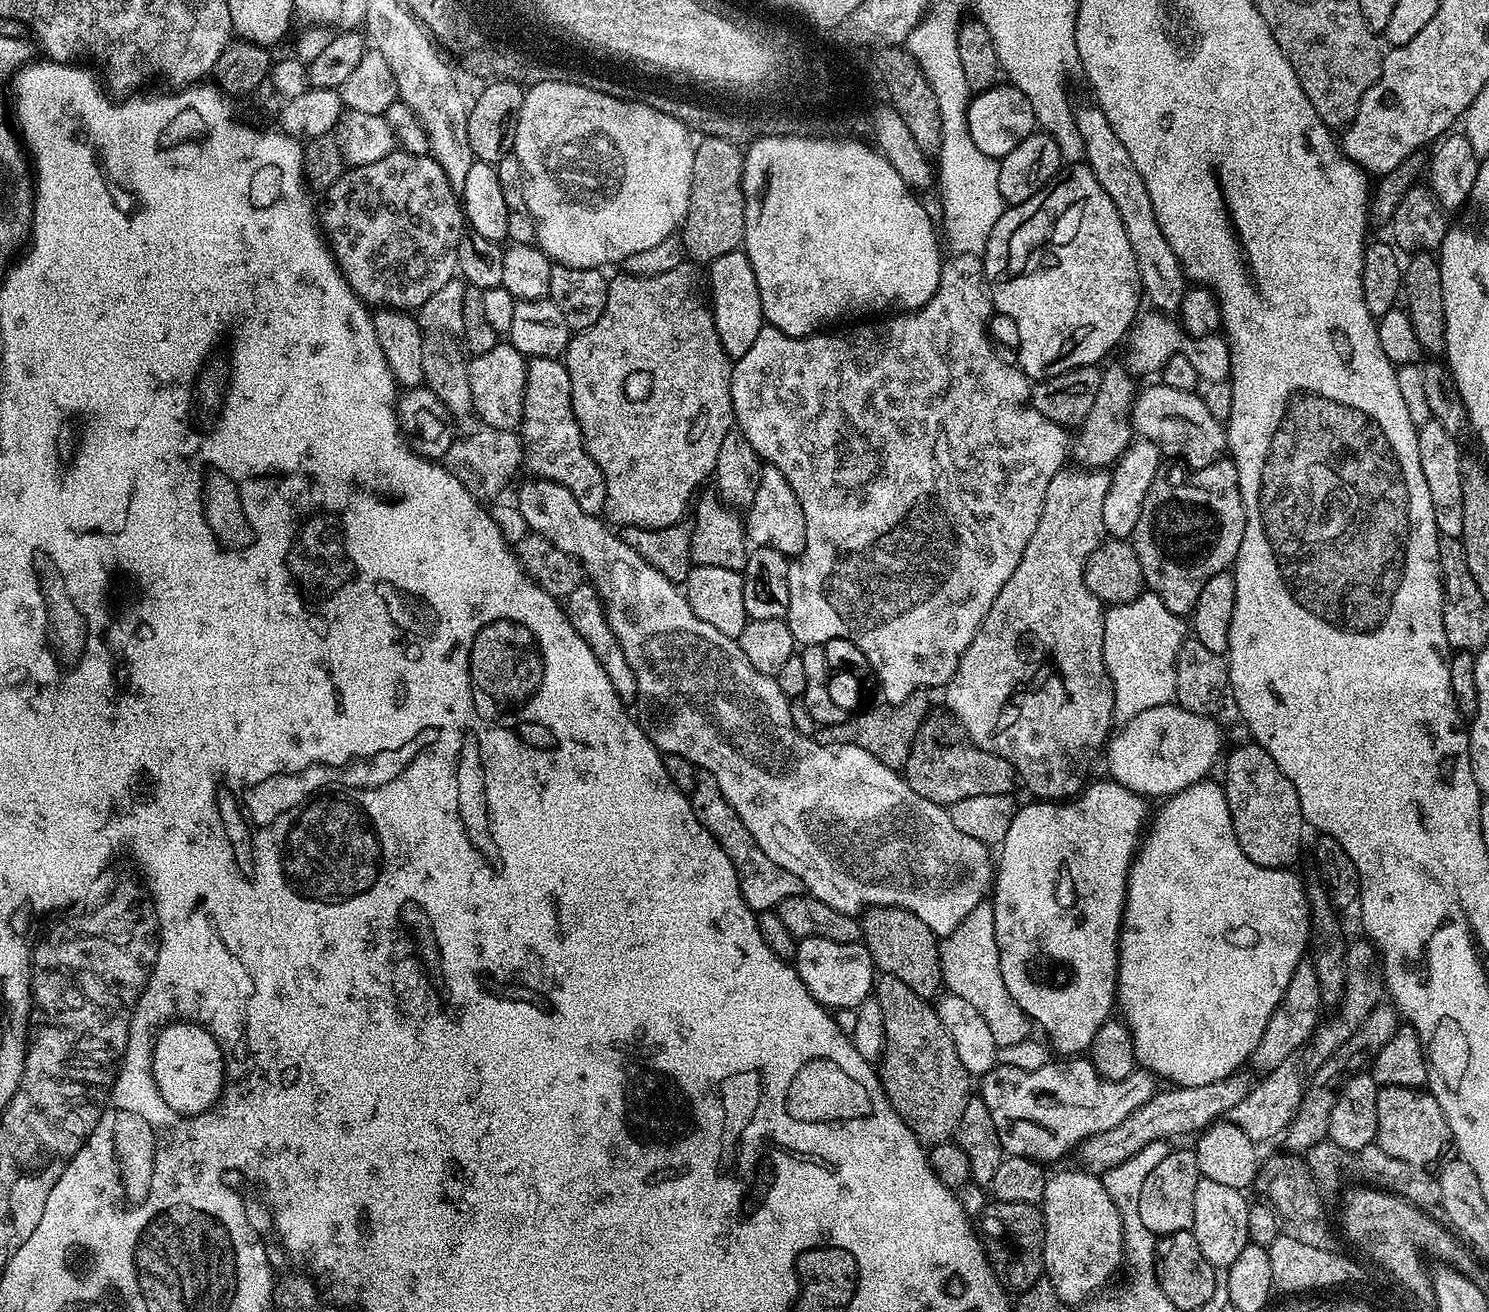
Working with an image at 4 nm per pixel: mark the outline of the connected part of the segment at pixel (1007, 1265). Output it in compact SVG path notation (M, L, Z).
M1001 1200L989 1202L978 1217L978 1235L996 1277L1009 1293L1024 1292L1044 1276L1046 1230L1043 1211L1037 1205Z

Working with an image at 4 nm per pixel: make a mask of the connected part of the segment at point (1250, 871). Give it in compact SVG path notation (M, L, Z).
M1211 778L1199 780L1197 784L1191 784L1181 792L1176 792L1173 796L1167 797L1161 804L1164 805L1157 812L1155 809L1154 815L1147 825L1146 835L1143 837L1136 857L1132 861L1132 868L1128 872L1128 893L1124 902L1124 922L1120 925L1120 965L1117 968L1116 974L1116 1004L1118 1005L1119 1015L1132 1032L1136 1063L1141 1069L1151 1072L1153 1076L1159 1078L1161 1081L1168 1080L1164 1082L1171 1082L1173 1085L1181 1088L1185 1088L1186 1086L1206 1086L1210 1082L1218 1082L1222 1078L1232 1075L1234 1072L1241 1071L1251 1061L1252 1052L1258 1046L1258 1042L1262 1038L1262 1034L1266 1030L1266 1026L1270 1022L1274 1010L1282 1002L1284 995L1286 995L1286 986L1290 986L1290 978L1294 974L1294 970L1302 963L1306 953L1309 951L1312 911L1308 909L1308 890L1305 881L1300 881L1299 874L1292 872L1296 870L1293 870L1291 867L1267 868L1266 866L1258 866L1254 862L1250 862L1250 858L1246 858L1246 854L1242 854L1242 846L1238 846L1238 838L1234 834L1234 826L1230 818L1230 806L1224 797L1223 787L1217 781Z

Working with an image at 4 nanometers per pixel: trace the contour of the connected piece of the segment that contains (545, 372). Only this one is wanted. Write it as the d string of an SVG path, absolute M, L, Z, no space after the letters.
M534 356L528 360L526 390L524 391L524 418L520 422L518 432L524 445L522 460L526 468L528 464L529 470L532 471L529 473L533 477L541 480L553 480L562 486L566 486L566 490L570 490L570 494L574 494L574 498L578 498L578 506L582 506L582 510L586 510L586 514L595 516L604 512L606 478L584 445L584 439L572 409L570 374L559 359L551 356Z

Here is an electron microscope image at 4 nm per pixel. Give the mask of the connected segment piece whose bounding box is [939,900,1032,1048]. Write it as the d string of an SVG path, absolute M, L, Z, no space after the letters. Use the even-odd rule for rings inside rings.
M991 901L979 903L951 935L941 939L939 945L945 989L951 995L965 999L978 1011L985 1019L996 1046L1002 1048L1029 1039L1032 1030L1031 1021L1010 998L1002 979Z

